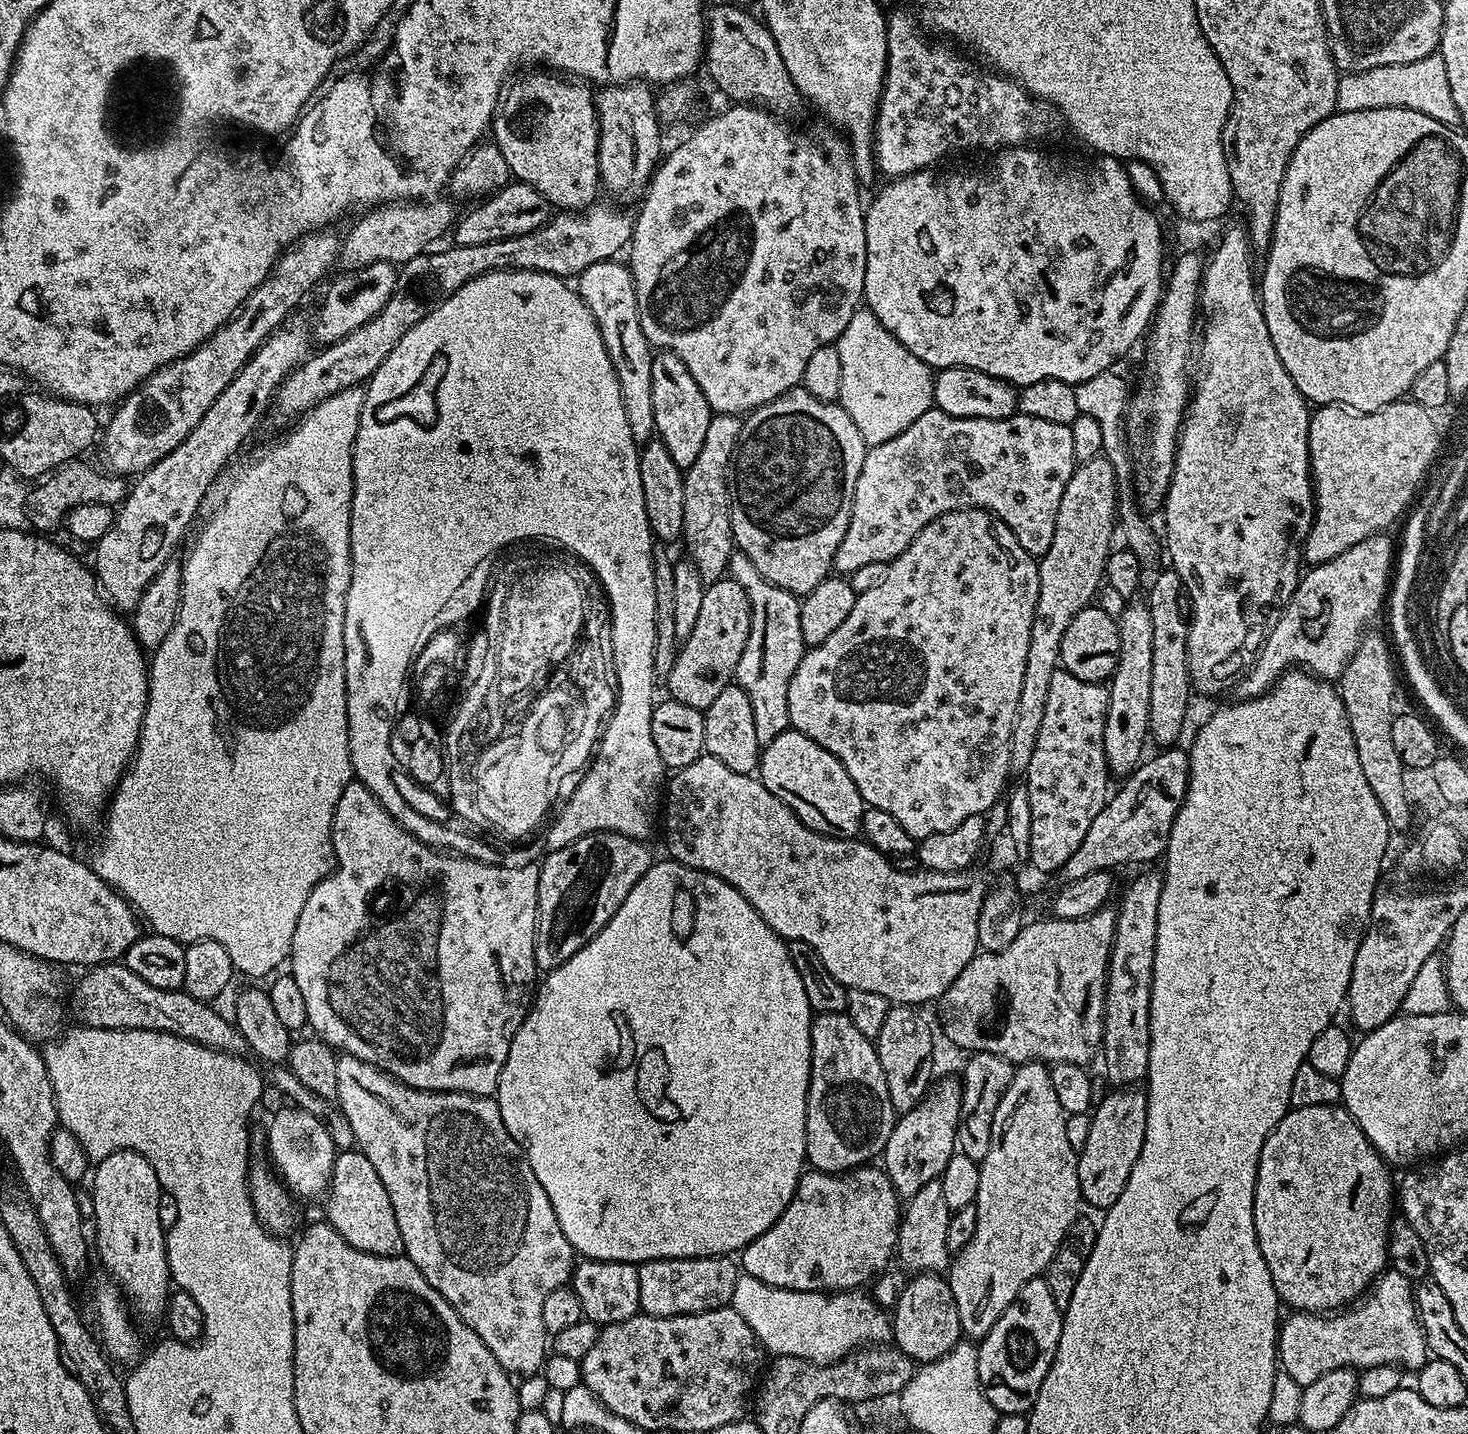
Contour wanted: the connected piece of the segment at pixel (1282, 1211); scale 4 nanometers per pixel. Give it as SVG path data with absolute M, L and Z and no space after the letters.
M1340 1104L1292 1108L1284 1115L1282 1122L1274 1126L1274 1130L1262 1146L1262 1154L1258 1162L1258 1178L1254 1190L1254 1226L1258 1246L1262 1250L1262 1258L1266 1258L1270 1278L1274 1278L1274 1290L1287 1307L1289 1304L1289 1309L1321 1314L1343 1309L1365 1295L1368 1289L1375 1284L1376 1277L1385 1271L1388 1264L1388 1229L1394 1219L1394 1180L1392 1184L1392 1176L1388 1172L1391 1172L1390 1165L1378 1154L1378 1150L1374 1150L1366 1134L1362 1134L1358 1122L1354 1122L1351 1114Z

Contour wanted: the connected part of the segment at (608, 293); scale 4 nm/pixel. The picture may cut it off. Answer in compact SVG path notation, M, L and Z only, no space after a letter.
M613 258L594 262L594 266L586 266L586 270L582 270L578 277L578 291L590 314L594 314L594 322L598 322L602 342L606 342L606 354L610 354L614 374L618 374L618 386L622 390L622 406L626 406L626 423L630 426L630 434L637 446L643 446L656 436L654 381L650 378L654 349L648 343L646 334L642 334L631 267L620 262Z

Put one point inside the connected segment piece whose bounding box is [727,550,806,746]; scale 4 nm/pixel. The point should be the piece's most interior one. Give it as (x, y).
(775, 646)

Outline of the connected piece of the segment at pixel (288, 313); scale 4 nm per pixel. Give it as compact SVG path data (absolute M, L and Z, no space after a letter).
M332 230L312 232L309 236L302 236L295 244L291 245L277 260L272 268L272 273L262 281L244 300L244 305L237 312L231 313L217 327L216 332L206 342L202 342L199 348L190 354L162 366L152 376L145 378L143 384L130 395L125 396L122 403L115 409L116 413L108 420L108 425L103 425L102 439L99 441L100 456L104 459L103 467L107 471L125 478L135 477L137 474L152 468L170 450L174 450L202 422L202 414L214 406L214 398L234 382L244 364L253 354L260 349L260 345L293 315L292 312L304 300L304 295L337 265L339 259L341 239L332 233Z

